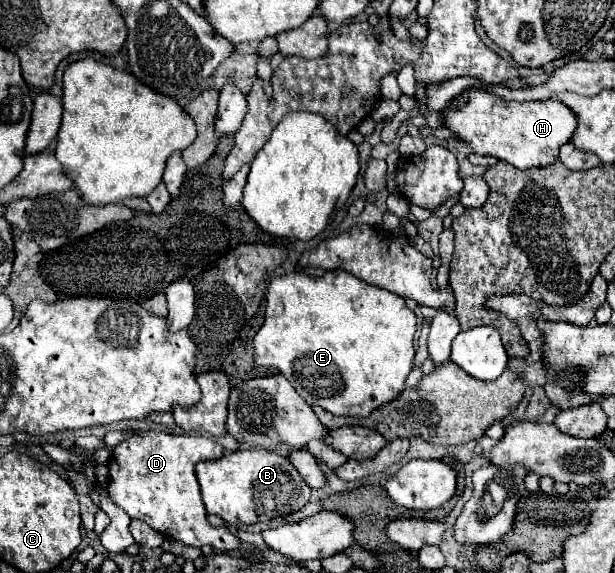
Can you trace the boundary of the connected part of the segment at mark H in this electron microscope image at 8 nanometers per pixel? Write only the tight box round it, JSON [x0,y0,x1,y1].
[441,90,577,170]

